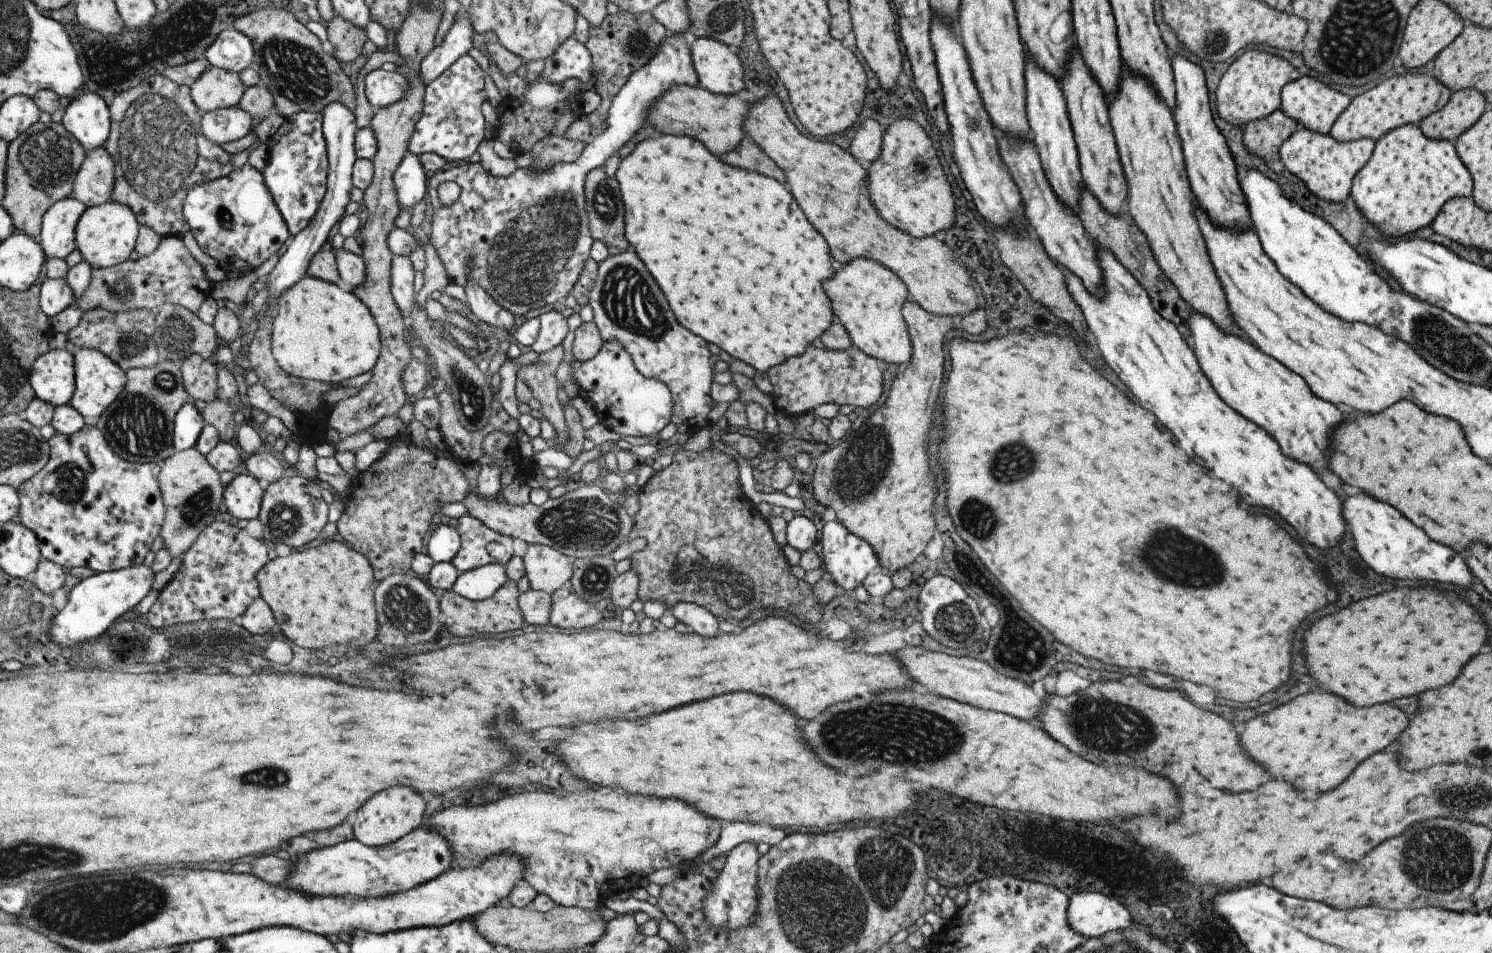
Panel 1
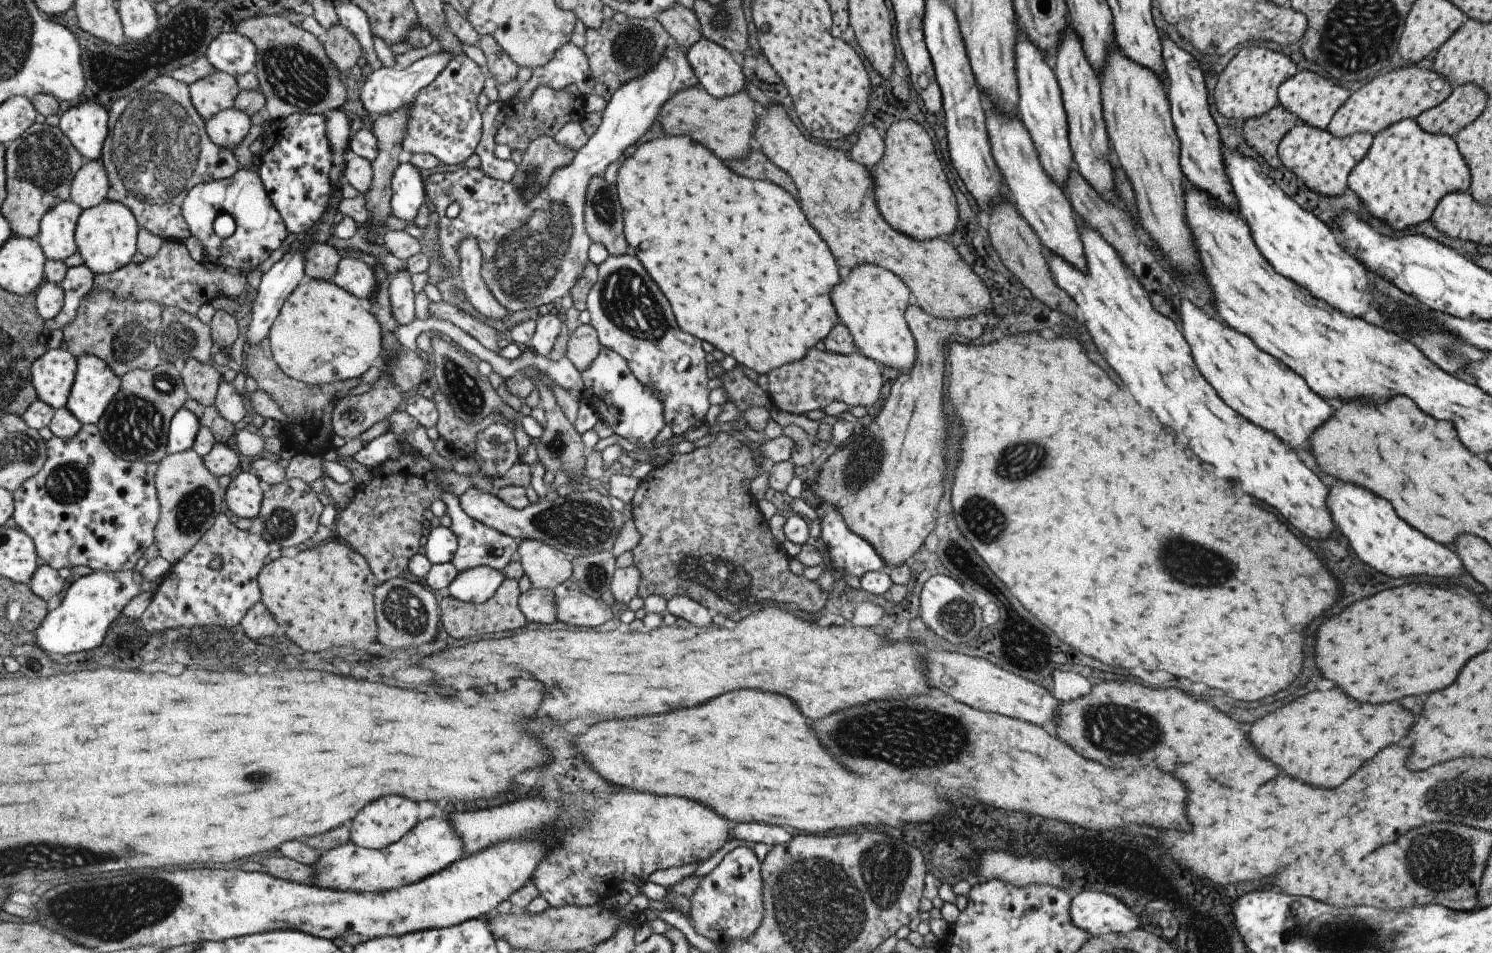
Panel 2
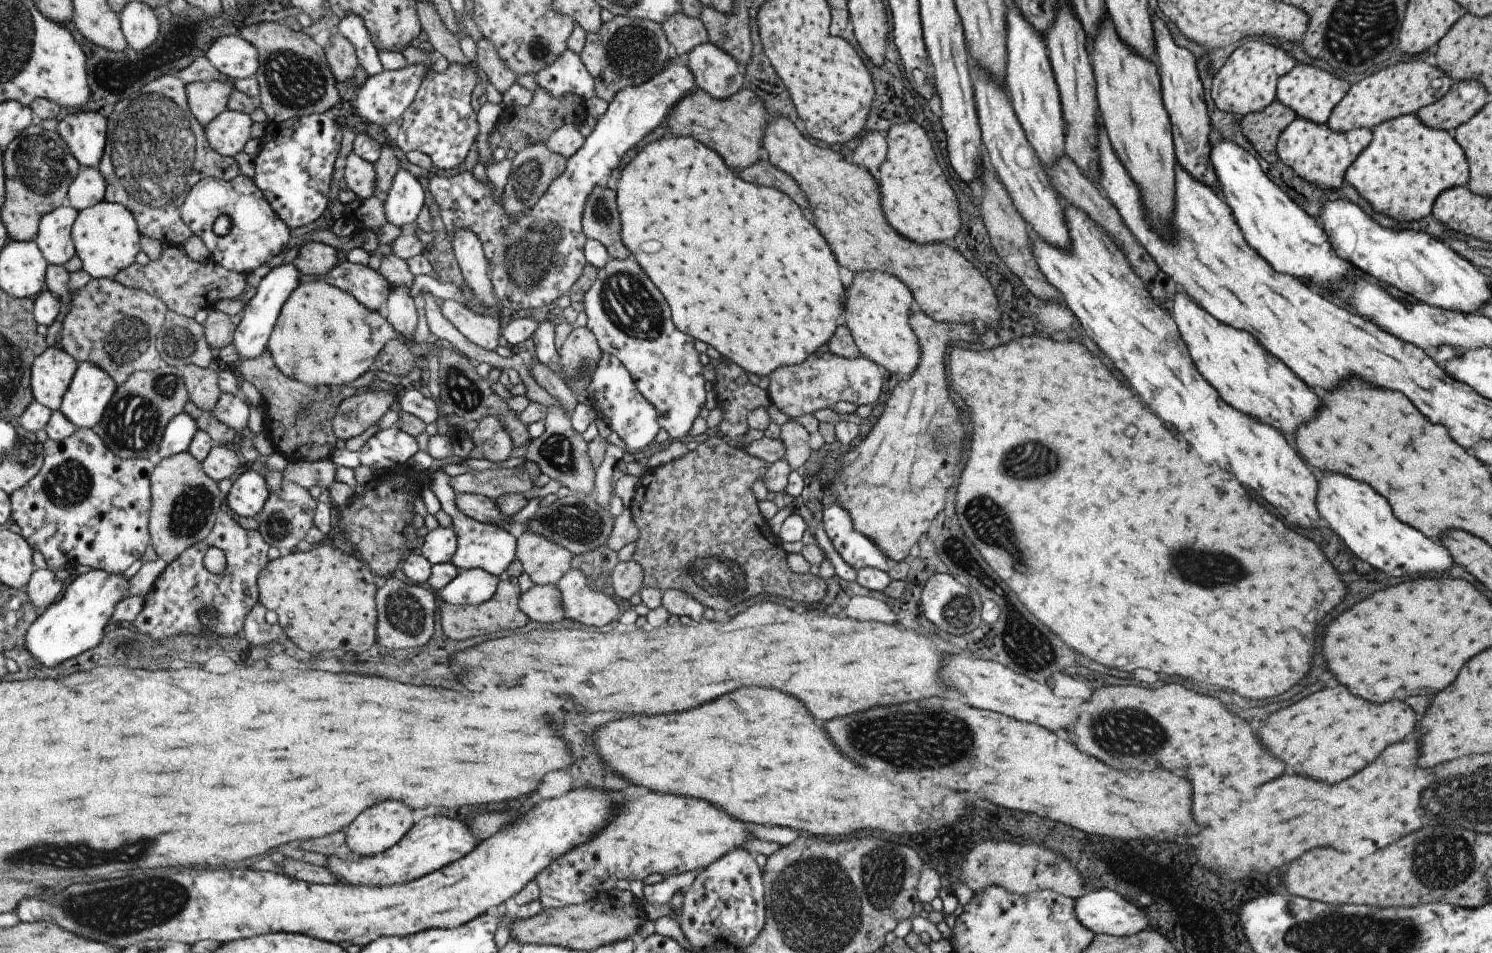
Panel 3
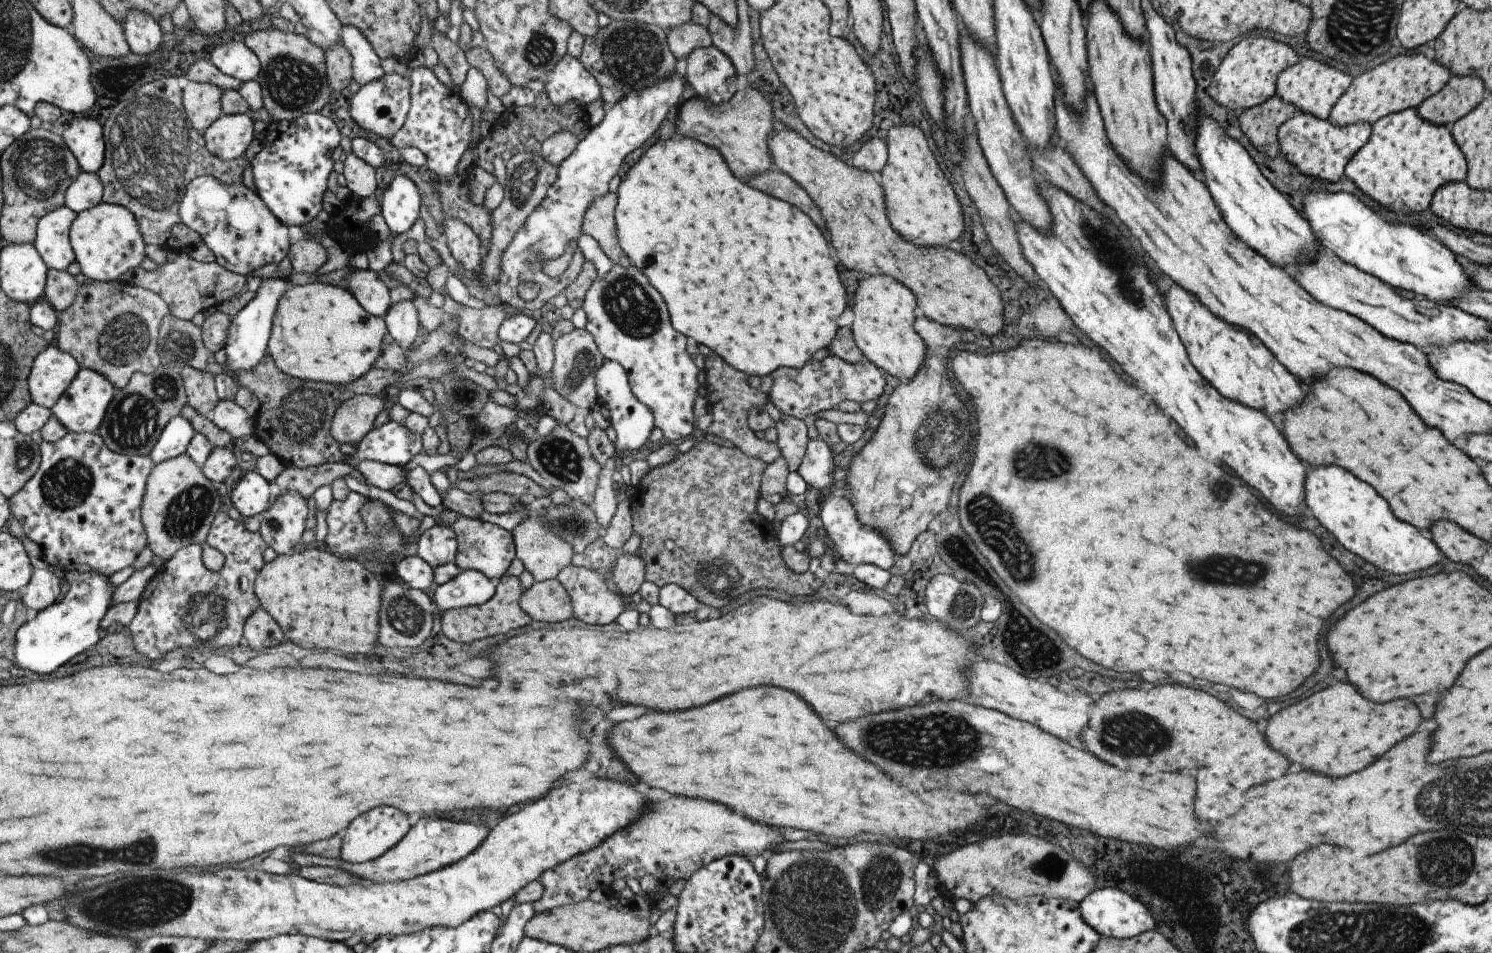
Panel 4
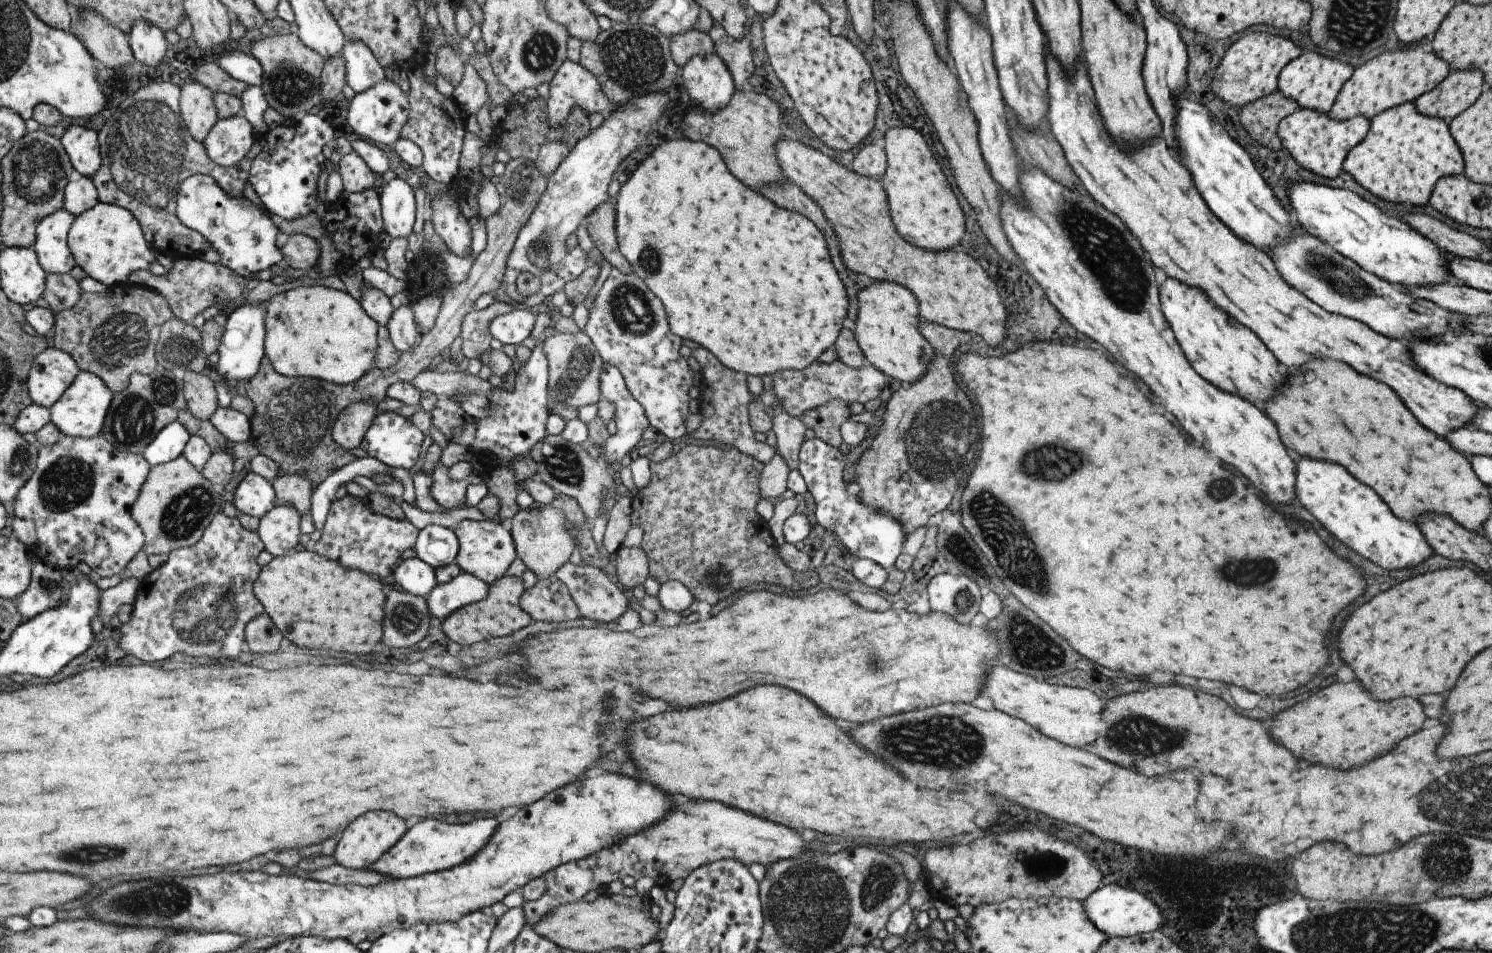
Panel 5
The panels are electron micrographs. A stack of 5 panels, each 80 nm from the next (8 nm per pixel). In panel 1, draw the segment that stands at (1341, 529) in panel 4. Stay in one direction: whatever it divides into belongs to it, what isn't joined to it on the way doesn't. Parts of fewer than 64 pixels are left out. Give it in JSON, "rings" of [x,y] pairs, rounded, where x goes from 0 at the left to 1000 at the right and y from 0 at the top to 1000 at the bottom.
{"rings":[[[915,518],[903,520],[899,539],[902,548],[903,566],[908,569],[908,575],[914,590],[923,602],[936,607],[936,609],[954,609],[954,611],[967,611],[979,617],[986,617],[987,604],[985,602],[982,590],[973,575],[958,567],[954,556],[947,552],[943,544],[938,541],[935,533],[922,527]]]}

